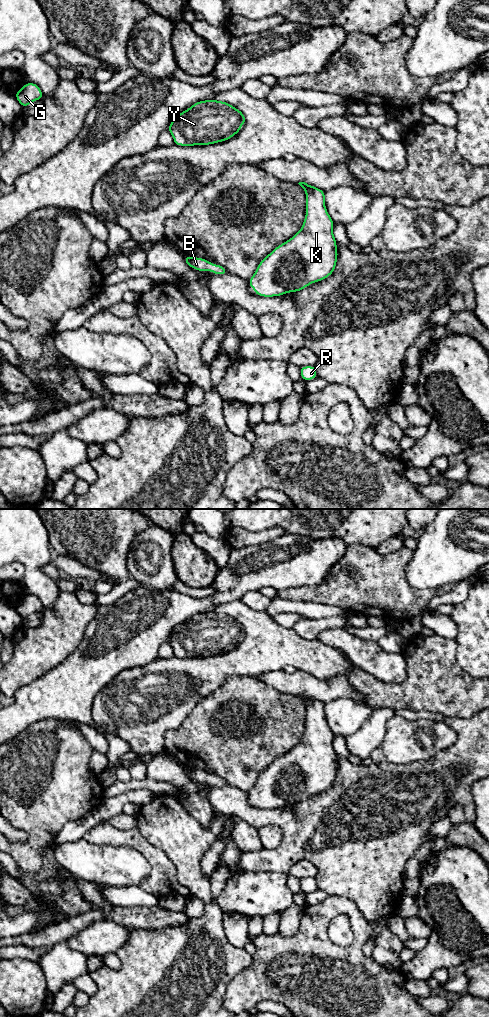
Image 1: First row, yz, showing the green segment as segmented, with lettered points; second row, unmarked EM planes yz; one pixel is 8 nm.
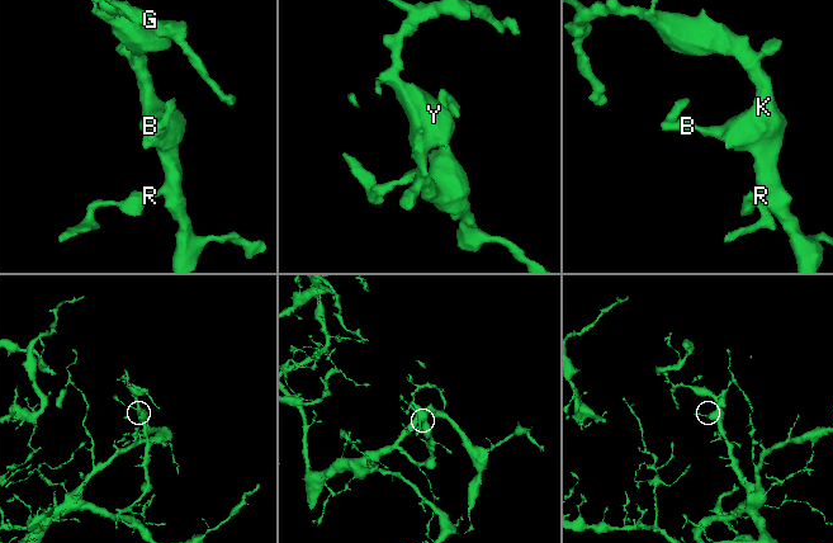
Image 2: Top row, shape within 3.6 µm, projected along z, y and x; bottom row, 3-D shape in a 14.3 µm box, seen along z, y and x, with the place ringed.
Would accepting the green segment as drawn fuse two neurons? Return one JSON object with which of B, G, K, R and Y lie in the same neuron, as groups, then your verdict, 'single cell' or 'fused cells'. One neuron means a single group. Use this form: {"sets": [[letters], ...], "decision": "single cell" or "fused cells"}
{"sets": [["B", "G", "K", "R", "Y"]], "decision": "single cell"}

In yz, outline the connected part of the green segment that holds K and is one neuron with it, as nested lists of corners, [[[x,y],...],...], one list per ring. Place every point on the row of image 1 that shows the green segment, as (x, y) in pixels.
[[[305,182],[298,184],[304,189],[307,197],[305,220],[298,233],[277,246],[260,261],[248,281],[257,296],[275,297],[299,292],[312,283],[326,279],[336,268],[337,241],[333,234],[334,222],[325,206],[325,191]]]

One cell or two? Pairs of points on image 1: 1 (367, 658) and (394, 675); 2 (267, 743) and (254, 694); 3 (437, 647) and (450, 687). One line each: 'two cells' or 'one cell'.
1: one cell
2: one cell
3: one cell

